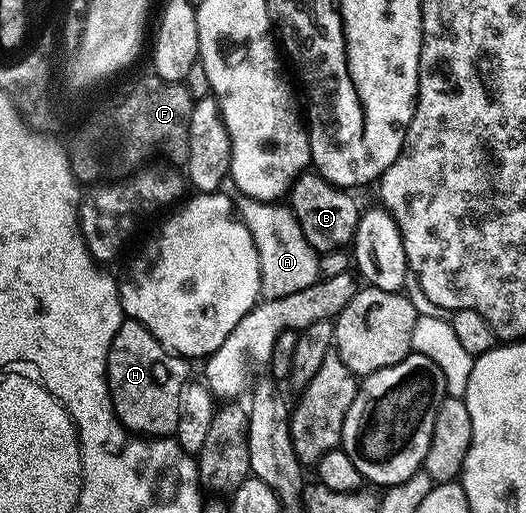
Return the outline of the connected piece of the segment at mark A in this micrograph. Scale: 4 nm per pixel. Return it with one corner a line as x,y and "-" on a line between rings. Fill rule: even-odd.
236,187
228,190
233,208
242,223
251,231
257,244
261,260
261,297
282,297
295,295
295,291
303,291
303,287
311,287
322,276
318,252
307,243
303,235
303,227
295,219
293,210
285,203
257,201
248,197

